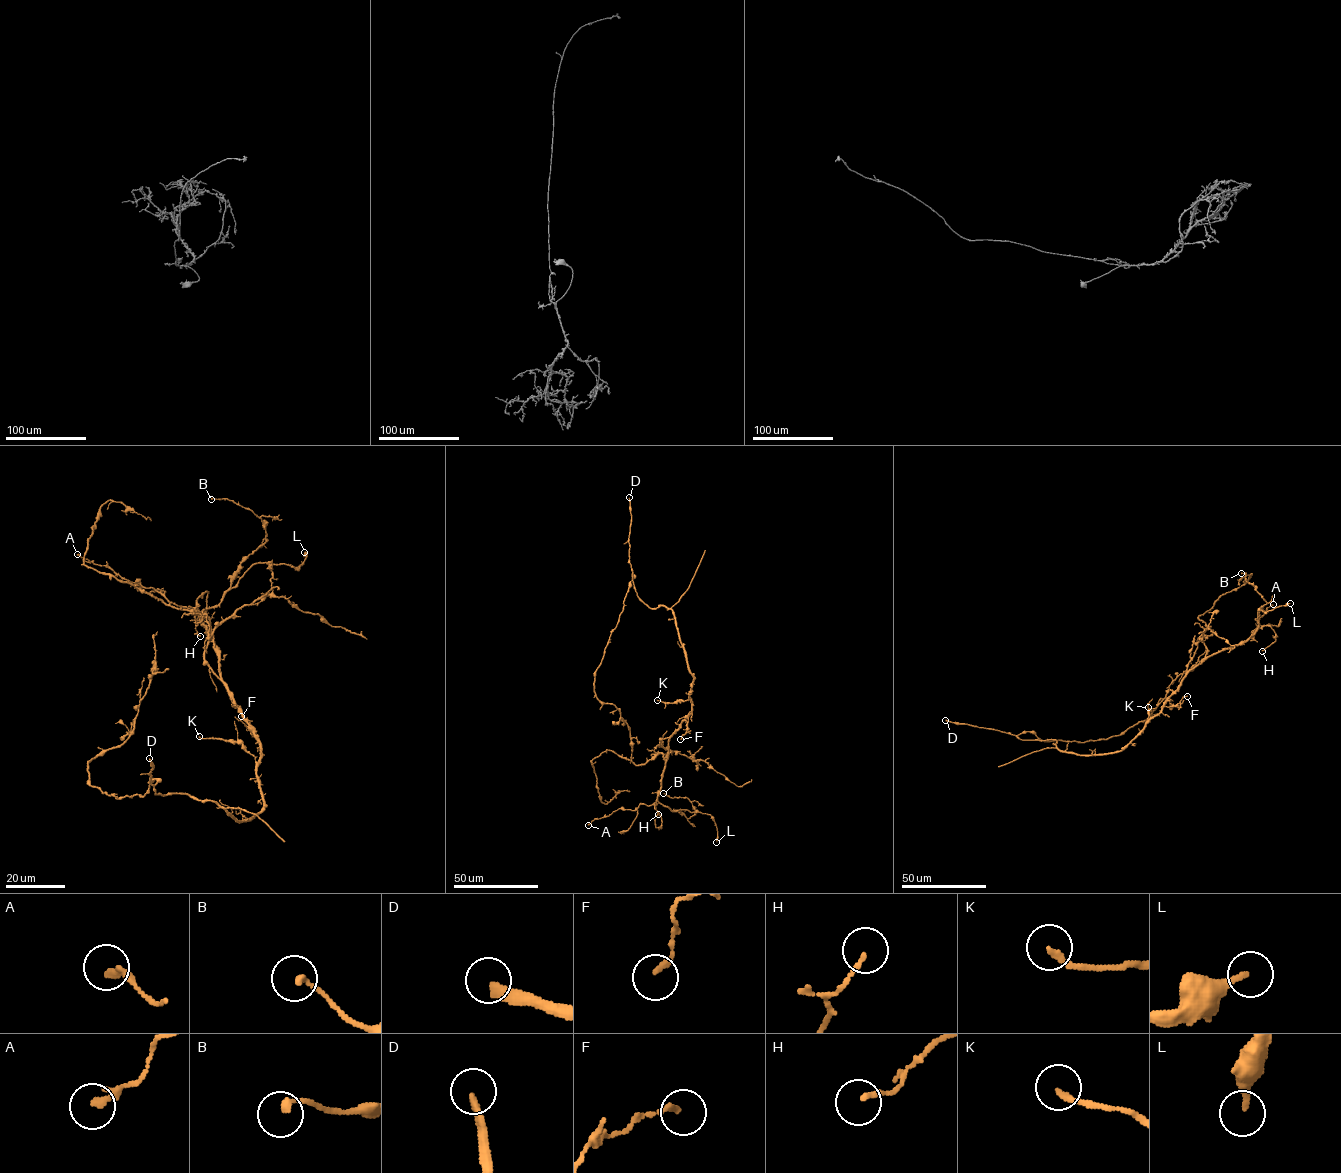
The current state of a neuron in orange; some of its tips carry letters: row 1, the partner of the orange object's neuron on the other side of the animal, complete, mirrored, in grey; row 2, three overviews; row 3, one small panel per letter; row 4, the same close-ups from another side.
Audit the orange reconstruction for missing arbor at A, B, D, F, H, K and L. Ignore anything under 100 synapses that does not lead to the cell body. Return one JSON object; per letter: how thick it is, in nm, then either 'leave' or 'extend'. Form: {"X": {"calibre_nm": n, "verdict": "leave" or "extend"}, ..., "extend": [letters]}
{"A": {"calibre_nm": 260, "verdict": "leave"}, "B": {"calibre_nm": 200, "verdict": "leave"}, "D": {"calibre_nm": 280, "verdict": "extend"}, "F": {"calibre_nm": 180, "verdict": "leave"}, "H": {"calibre_nm": 150, "verdict": "leave"}, "K": {"calibre_nm": 180, "verdict": "leave"}, "L": {"calibre_nm": 240, "verdict": "leave"}, "extend": ["D"]}

